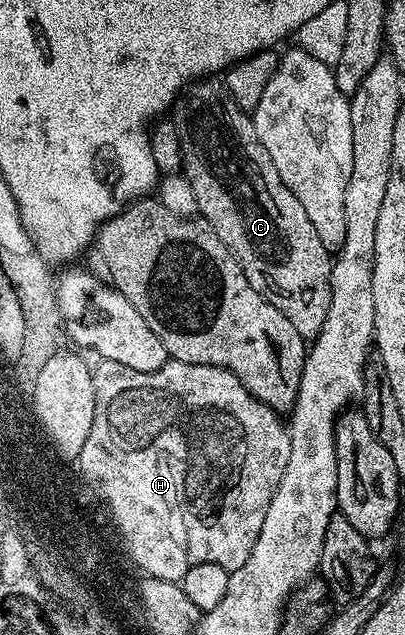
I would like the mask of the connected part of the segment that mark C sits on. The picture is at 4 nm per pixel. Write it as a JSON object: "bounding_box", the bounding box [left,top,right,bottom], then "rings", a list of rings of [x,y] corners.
{"bounding_box":[170,79,334,338],"rings":[[[201,79],[176,98],[176,104],[170,110],[170,120],[176,125],[181,140],[182,176],[194,191],[199,216],[210,223],[218,239],[222,239],[225,247],[236,256],[246,279],[250,279],[250,287],[278,307],[278,311],[294,323],[294,331],[298,331],[300,337],[316,338],[330,311],[330,275],[334,257],[322,239],[318,239],[318,231],[314,231],[314,223],[310,223],[294,191],[282,183],[282,175],[278,175],[270,151],[262,147],[262,139],[258,139],[251,116],[234,103],[223,80]]]}

